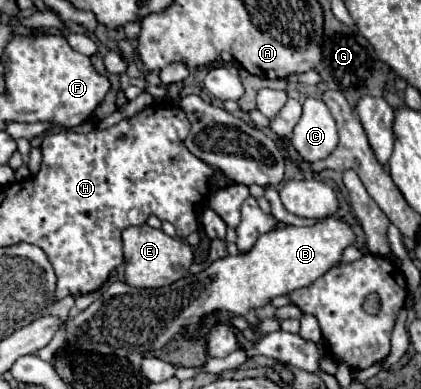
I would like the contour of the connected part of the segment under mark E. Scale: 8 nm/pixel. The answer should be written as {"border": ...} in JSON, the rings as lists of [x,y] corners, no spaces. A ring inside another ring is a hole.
{"border":[[[148,224],[130,226],[122,232],[124,258],[126,258],[126,284],[136,288],[162,288],[188,274],[192,264],[192,248],[182,238],[172,238],[162,230],[150,228]]]}

